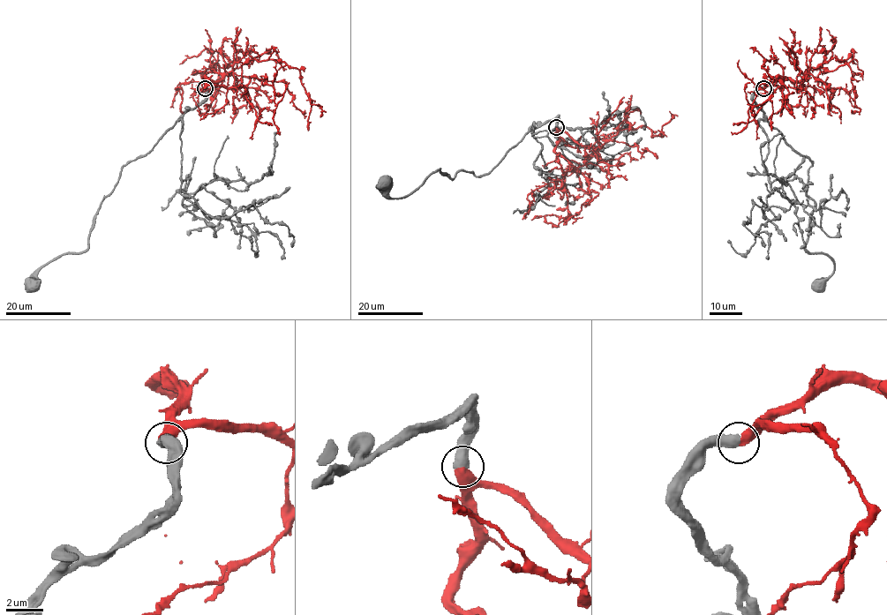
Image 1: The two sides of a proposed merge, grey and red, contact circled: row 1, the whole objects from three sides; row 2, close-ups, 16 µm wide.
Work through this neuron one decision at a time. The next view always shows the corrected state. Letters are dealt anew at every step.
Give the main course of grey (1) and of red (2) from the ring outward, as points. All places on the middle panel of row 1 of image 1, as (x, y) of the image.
1: (556, 128), (558, 117), (532, 128), (487, 173), (451, 178), (439, 169), (399, 198), (388, 196), (387, 183)
2: (556, 128), (579, 145), (593, 147), (608, 134), (642, 125), (657, 136), (672, 118)

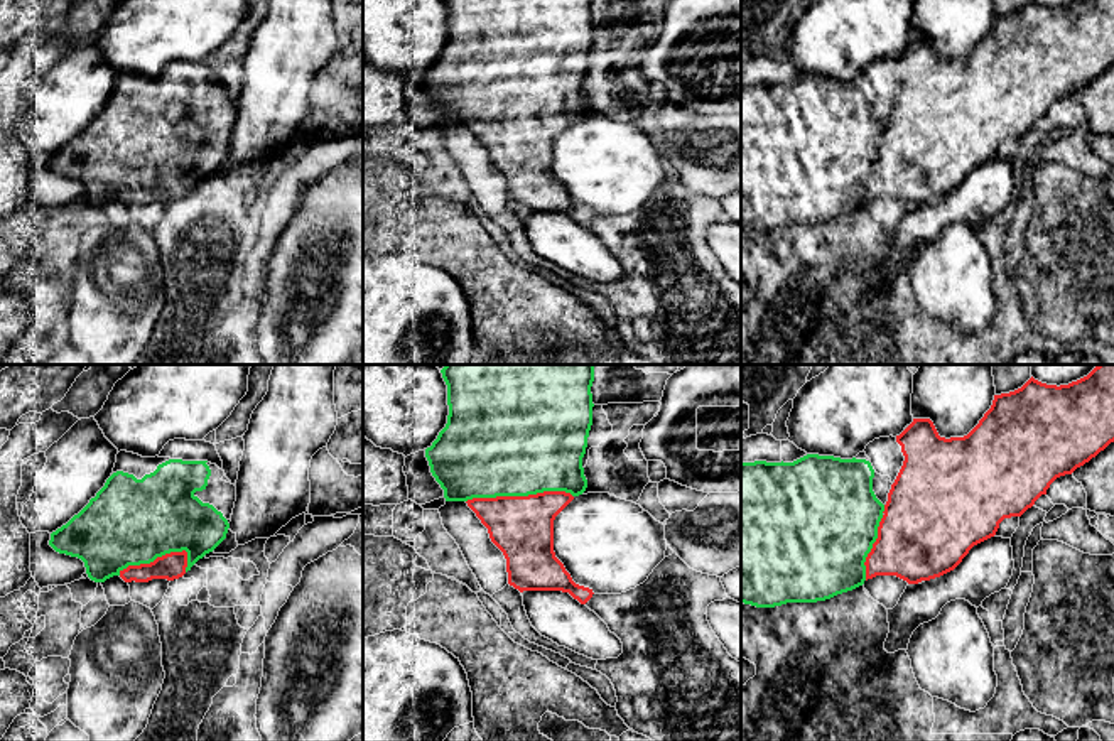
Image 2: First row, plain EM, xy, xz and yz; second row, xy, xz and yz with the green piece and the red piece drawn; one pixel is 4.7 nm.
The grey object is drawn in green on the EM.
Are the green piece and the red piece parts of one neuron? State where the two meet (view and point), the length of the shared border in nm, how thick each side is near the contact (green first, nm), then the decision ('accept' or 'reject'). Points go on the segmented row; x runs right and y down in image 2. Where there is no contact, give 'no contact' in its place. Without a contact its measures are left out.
meets green in xz at (519, 495); contact 500 nm long; 500 nm thick on the green side, 300 nm on the other; accept

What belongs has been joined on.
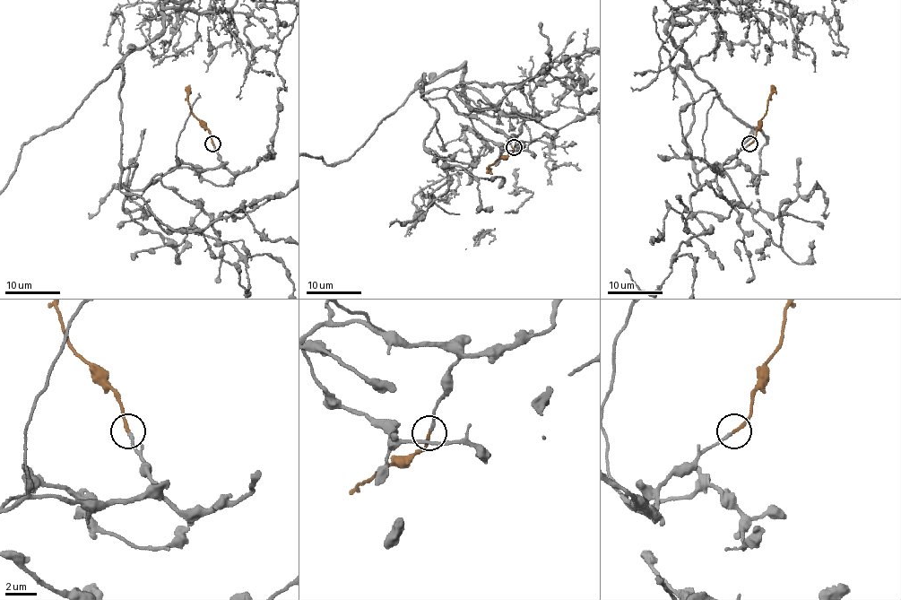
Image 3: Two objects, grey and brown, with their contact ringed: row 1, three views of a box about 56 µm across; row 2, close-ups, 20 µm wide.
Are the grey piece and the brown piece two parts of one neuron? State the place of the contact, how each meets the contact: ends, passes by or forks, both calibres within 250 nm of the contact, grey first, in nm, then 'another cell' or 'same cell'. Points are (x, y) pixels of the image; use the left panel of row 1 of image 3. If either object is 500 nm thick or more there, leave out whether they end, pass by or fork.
place (212, 143); grey ends; brown ends; calibres 190 and 240 nm; same cell

